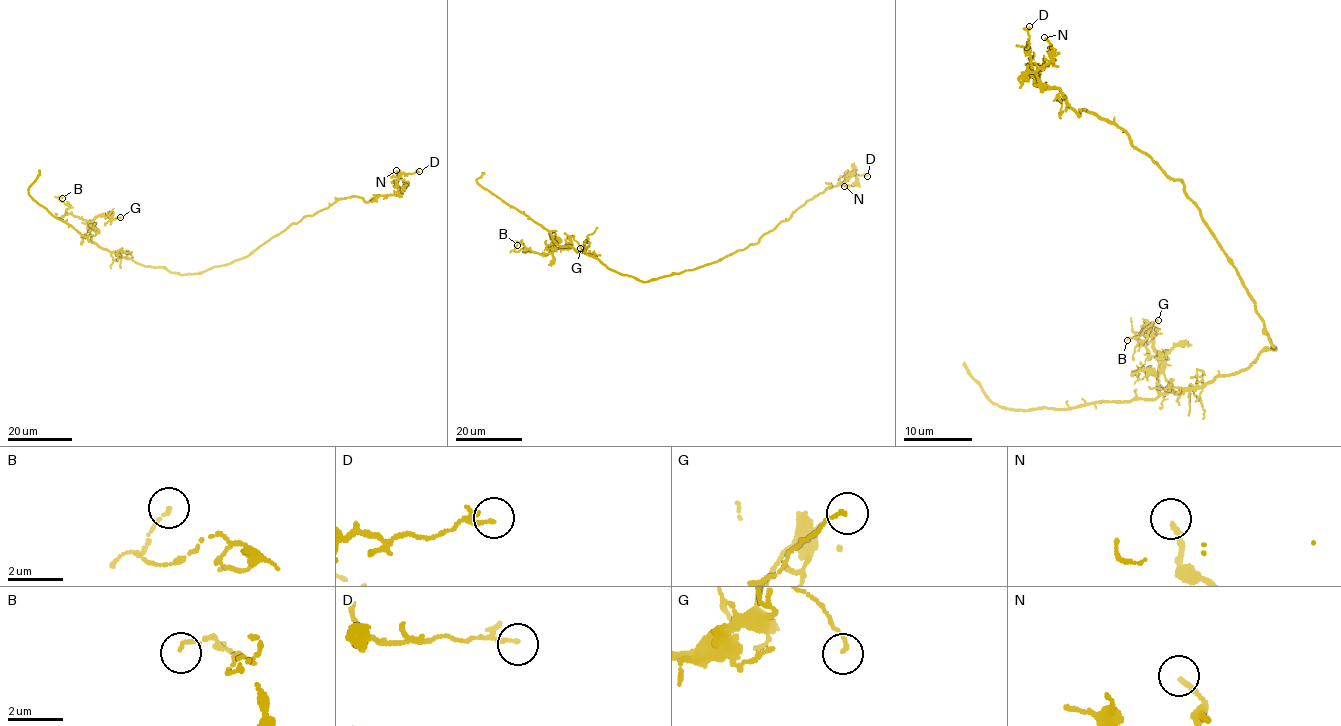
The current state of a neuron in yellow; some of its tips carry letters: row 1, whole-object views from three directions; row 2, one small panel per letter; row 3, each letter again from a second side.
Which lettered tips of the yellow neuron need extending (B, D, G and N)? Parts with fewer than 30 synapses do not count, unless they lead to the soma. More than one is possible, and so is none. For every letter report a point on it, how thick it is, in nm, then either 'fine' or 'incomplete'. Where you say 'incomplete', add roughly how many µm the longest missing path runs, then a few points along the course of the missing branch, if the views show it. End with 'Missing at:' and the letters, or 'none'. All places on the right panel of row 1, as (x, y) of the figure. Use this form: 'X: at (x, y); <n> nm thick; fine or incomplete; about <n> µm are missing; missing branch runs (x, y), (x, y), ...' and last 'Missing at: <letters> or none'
B: at (1127, 340); 100 nm thick; fine
D: at (1029, 26); 90 nm thick; fine
G: at (1158, 320); 120 nm thick; fine
N: at (1044, 37); 170 nm thick; fine
Missing at: none

